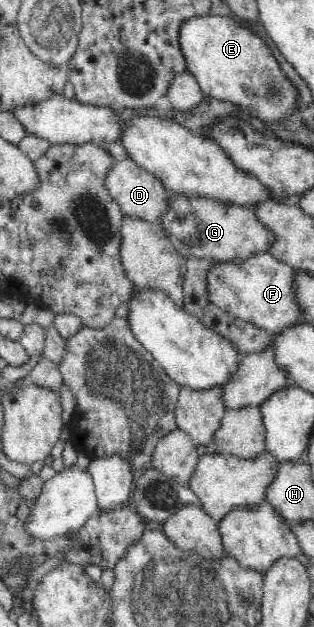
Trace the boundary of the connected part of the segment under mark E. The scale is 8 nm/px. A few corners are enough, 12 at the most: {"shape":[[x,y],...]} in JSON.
{"shape":[[230,16],[181,29],[202,92],[265,123],[297,111],[268,43]]}

